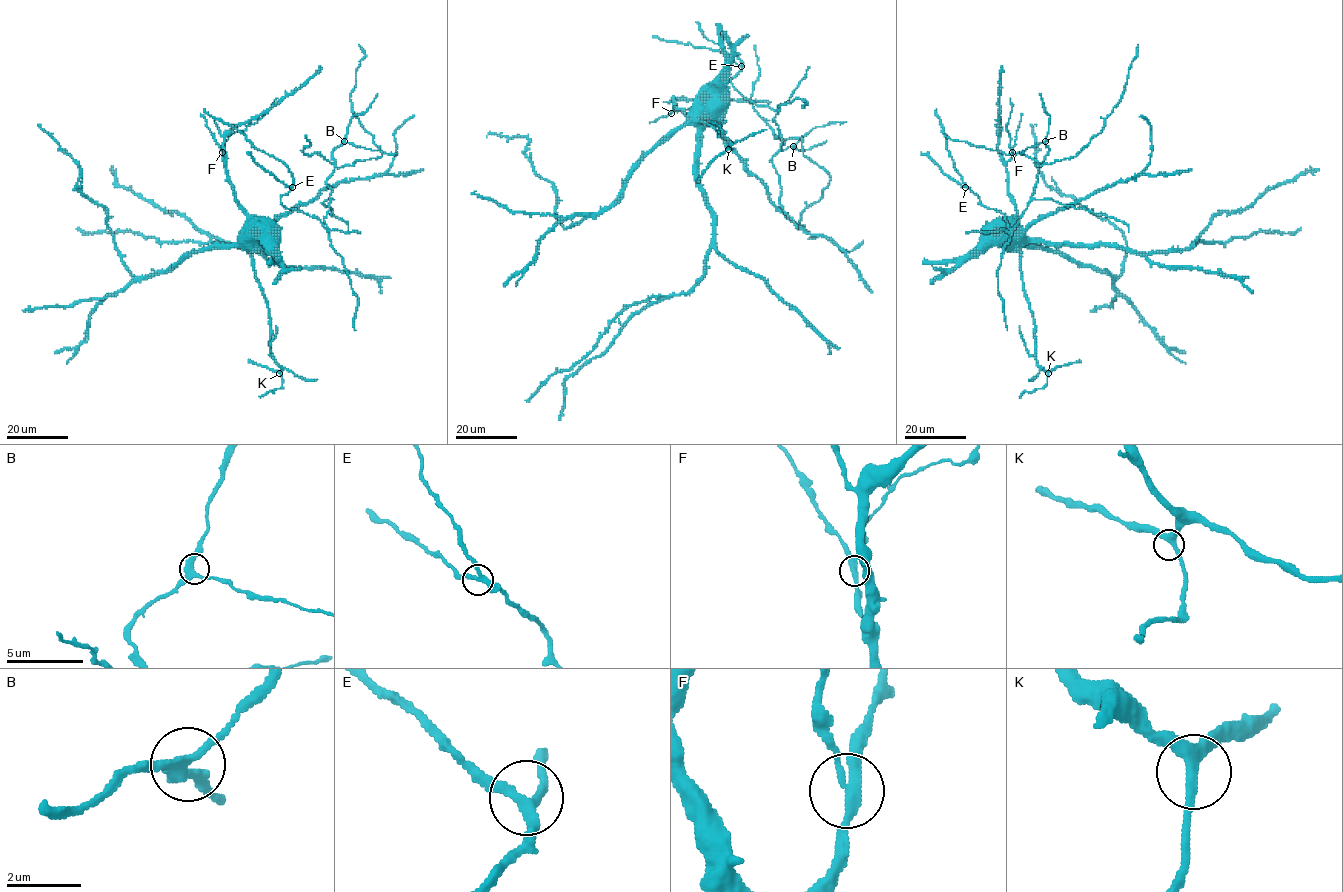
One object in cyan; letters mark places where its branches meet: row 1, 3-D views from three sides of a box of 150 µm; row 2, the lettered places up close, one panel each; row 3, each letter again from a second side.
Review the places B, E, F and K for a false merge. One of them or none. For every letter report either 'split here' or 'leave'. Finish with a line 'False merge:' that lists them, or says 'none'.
B: leave
E: leave
F: split here
K: leave
False merge: F

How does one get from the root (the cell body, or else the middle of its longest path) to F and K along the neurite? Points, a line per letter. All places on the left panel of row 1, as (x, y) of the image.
F: (266, 230), (267, 224), (251, 217), (237, 200), (222, 152)
K: (266, 230), (266, 224), (249, 228), (249, 250), (255, 278), (269, 313), (270, 354), (281, 367), (279, 373)

